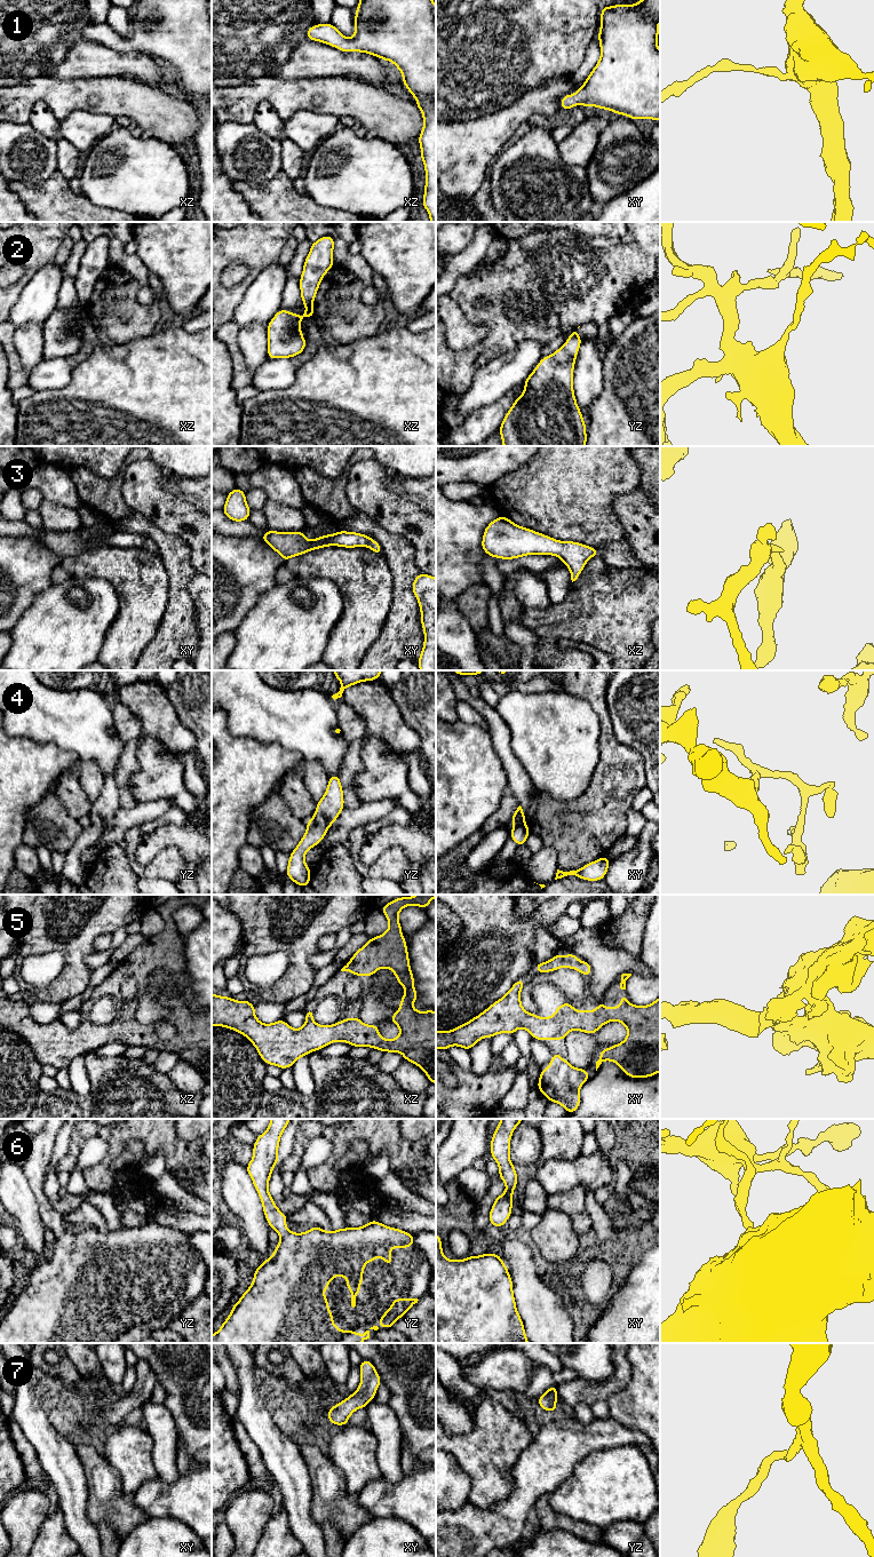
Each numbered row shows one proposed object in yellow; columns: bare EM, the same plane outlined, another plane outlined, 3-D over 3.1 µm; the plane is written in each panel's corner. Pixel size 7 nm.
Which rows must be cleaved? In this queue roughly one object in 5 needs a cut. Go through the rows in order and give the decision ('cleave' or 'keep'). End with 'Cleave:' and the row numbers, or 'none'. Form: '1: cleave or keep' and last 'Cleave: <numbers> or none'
1: keep
2: keep
3: keep
4: cleave
5: keep
6: keep
7: keep
Cleave: 4

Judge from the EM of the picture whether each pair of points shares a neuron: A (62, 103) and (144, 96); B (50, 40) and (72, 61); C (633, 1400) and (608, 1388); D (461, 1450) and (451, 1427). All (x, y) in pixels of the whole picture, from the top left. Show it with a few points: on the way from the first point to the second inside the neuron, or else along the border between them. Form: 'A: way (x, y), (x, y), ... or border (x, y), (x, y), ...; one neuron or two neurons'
A: way (82, 90), (110, 90), (117, 96), (124, 96); one neuron
B: border (84, 39), (76, 42), (66, 55), (46, 72); two neurons
C: border (629, 1367), (628, 1383), (605, 1399); two neurons
D: border (473, 1423), (467, 1432), (447, 1434); two neurons

